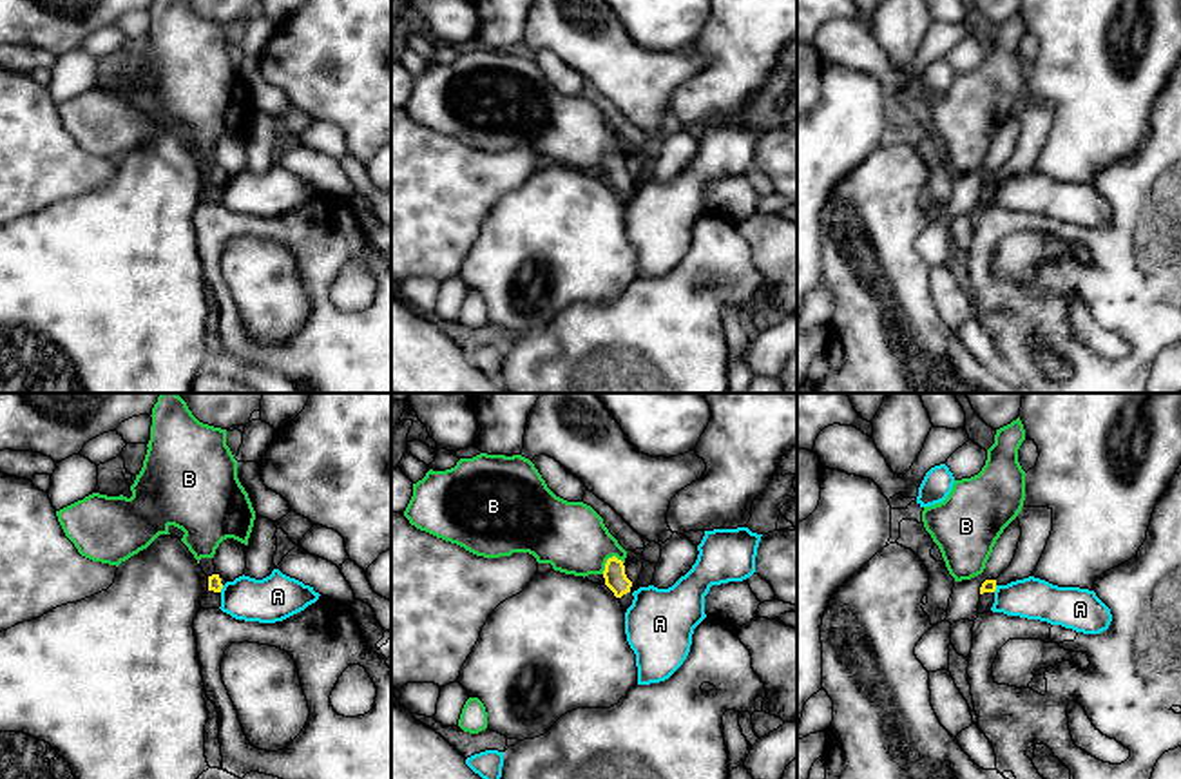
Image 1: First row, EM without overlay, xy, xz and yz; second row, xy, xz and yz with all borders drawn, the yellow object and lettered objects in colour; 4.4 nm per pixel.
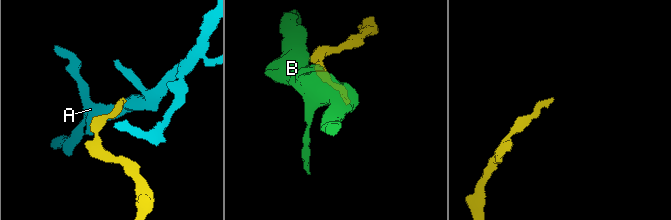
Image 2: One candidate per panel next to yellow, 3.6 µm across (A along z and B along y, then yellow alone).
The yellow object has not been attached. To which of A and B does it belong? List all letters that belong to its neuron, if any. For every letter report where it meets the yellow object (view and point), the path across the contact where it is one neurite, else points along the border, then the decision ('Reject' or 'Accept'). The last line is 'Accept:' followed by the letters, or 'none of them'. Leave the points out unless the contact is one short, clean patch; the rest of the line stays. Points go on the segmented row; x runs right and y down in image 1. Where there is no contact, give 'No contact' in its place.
A: Touches yellow at xy (221, 587). Boundary: xy (223, 586), (220, 591). Reject
B: Touches yellow at xz (609, 558). Reject
Accept: none of them

